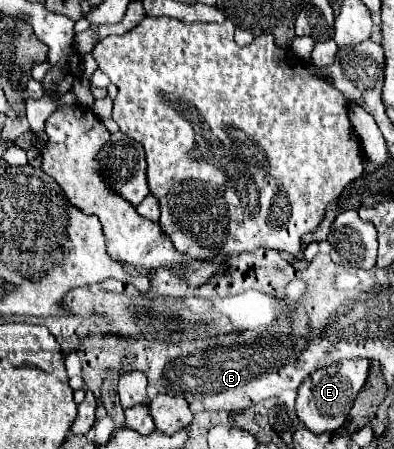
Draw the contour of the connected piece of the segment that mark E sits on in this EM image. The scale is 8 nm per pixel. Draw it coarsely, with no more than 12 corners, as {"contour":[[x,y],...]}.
{"contour":[[342,359],[298,389],[312,433],[334,433],[366,383],[368,359]]}

